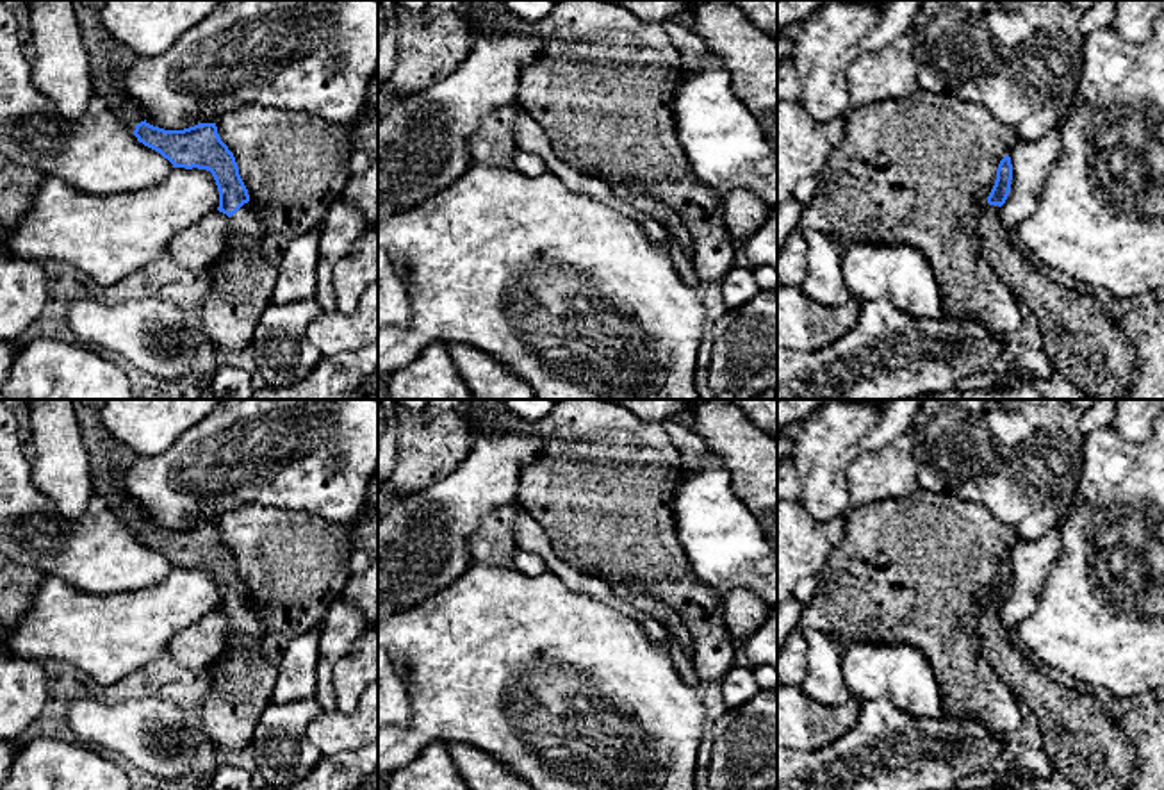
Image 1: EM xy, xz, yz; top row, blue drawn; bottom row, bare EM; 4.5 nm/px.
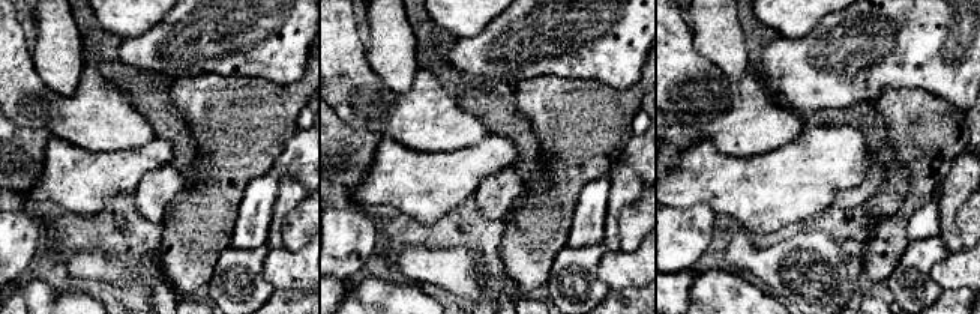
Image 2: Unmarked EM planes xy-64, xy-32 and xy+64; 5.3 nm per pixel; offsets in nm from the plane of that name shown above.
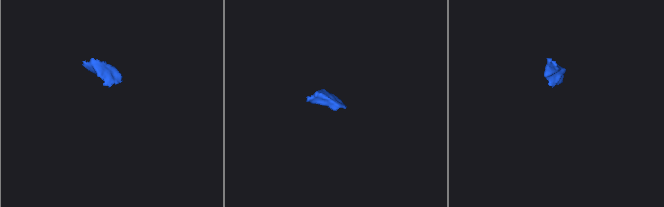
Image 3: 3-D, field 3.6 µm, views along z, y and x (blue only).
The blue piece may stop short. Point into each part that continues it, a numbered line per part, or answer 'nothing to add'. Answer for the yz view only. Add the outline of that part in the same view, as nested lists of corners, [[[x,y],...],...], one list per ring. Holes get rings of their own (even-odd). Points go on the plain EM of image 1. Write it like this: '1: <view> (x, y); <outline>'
1: yz (1084, 742); [[[986,603],[977,621],[980,649],[998,676],[1037,717],[1043,751],[1057,772],[1080,790],[1128,790],[1135,753],[1103,704],[1087,692],[1048,681],[1002,628],[998,605]]]

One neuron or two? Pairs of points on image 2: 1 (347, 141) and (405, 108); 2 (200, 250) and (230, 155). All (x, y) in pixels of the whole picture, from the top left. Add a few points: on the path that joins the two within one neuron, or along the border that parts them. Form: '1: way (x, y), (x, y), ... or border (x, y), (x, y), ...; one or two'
1: border (336, 113), (354, 128), (374, 129), (383, 135); two
2: way (200, 226), (219, 179); one

